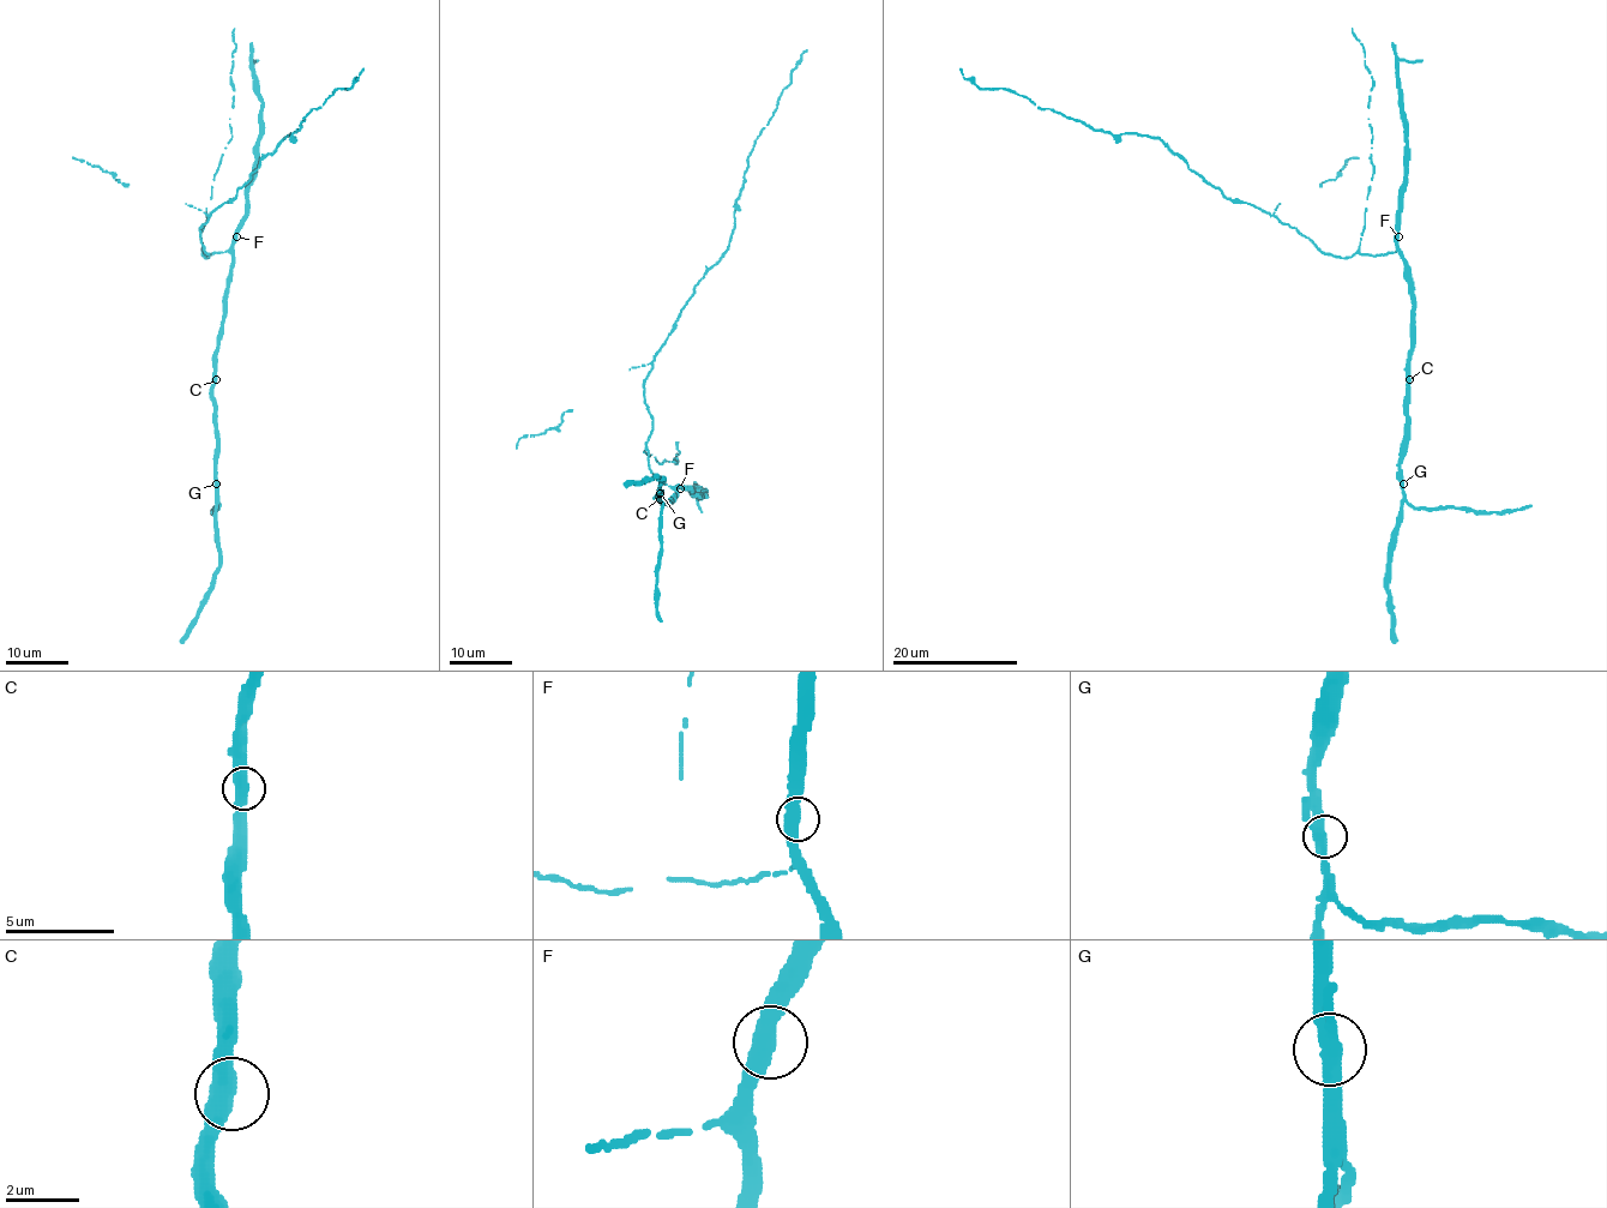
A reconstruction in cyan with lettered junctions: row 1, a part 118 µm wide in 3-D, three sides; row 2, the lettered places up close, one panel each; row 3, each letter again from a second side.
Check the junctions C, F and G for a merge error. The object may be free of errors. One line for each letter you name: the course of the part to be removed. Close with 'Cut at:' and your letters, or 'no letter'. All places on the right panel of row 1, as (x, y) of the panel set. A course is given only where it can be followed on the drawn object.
Cut at: no letter

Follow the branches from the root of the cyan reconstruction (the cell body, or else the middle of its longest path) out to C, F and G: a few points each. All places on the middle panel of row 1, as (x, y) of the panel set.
C: (651, 424), (645, 444), (649, 469), (675, 490), (669, 502), (660, 499)
F: (651, 424), (645, 444), (649, 469), (666, 485), (680, 488)
G: (651, 424), (645, 444), (649, 469), (675, 490), (669, 502), (660, 500), (656, 497), (660, 492)

